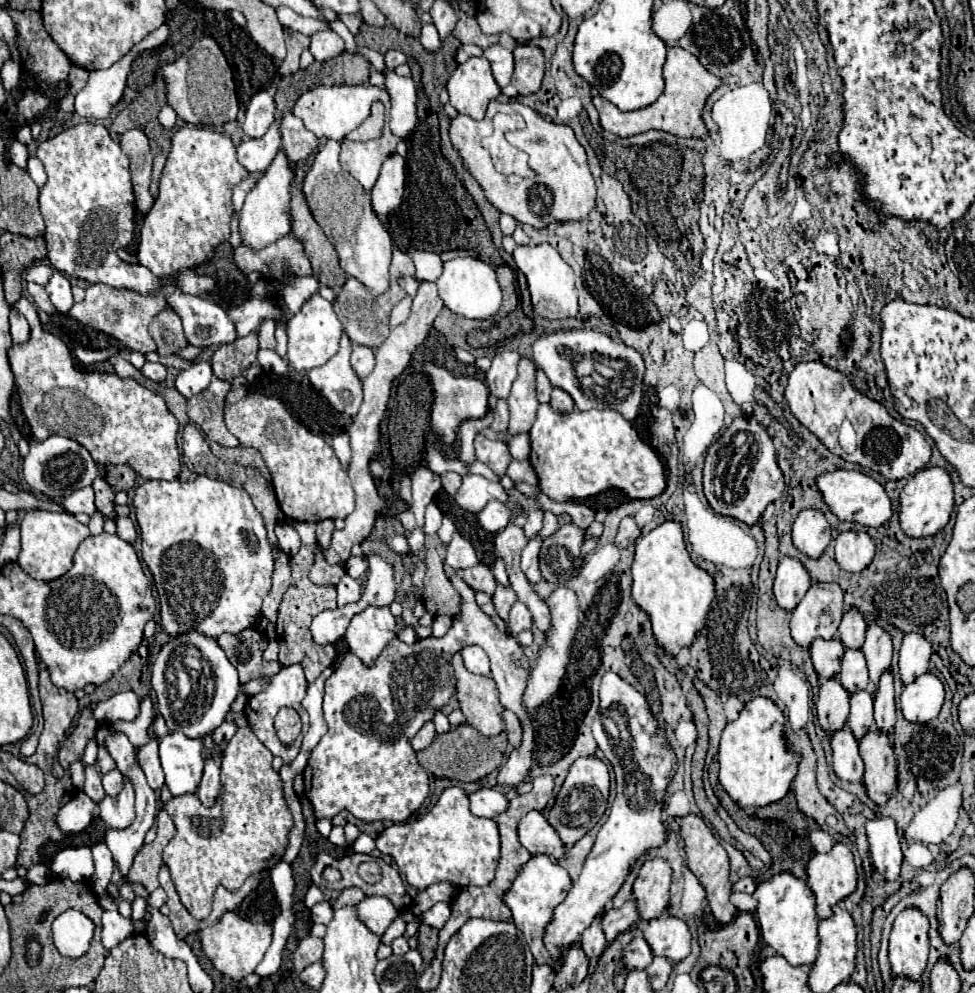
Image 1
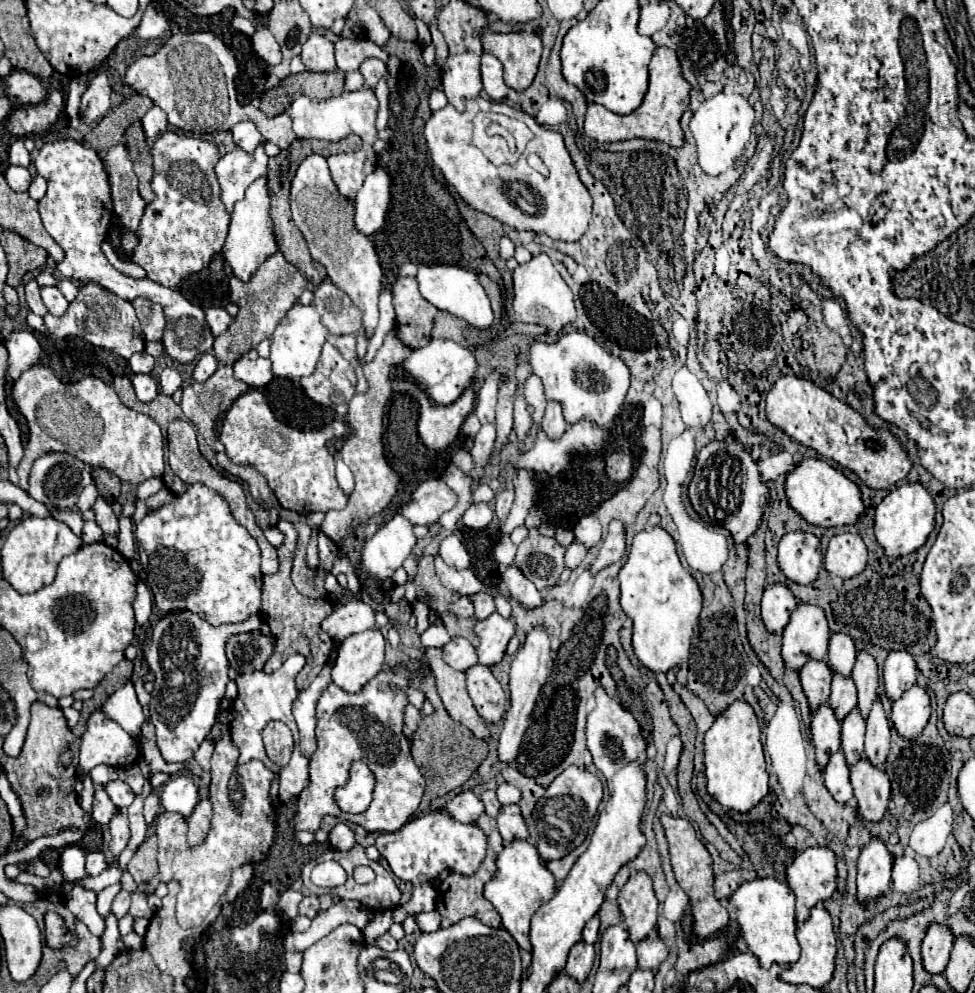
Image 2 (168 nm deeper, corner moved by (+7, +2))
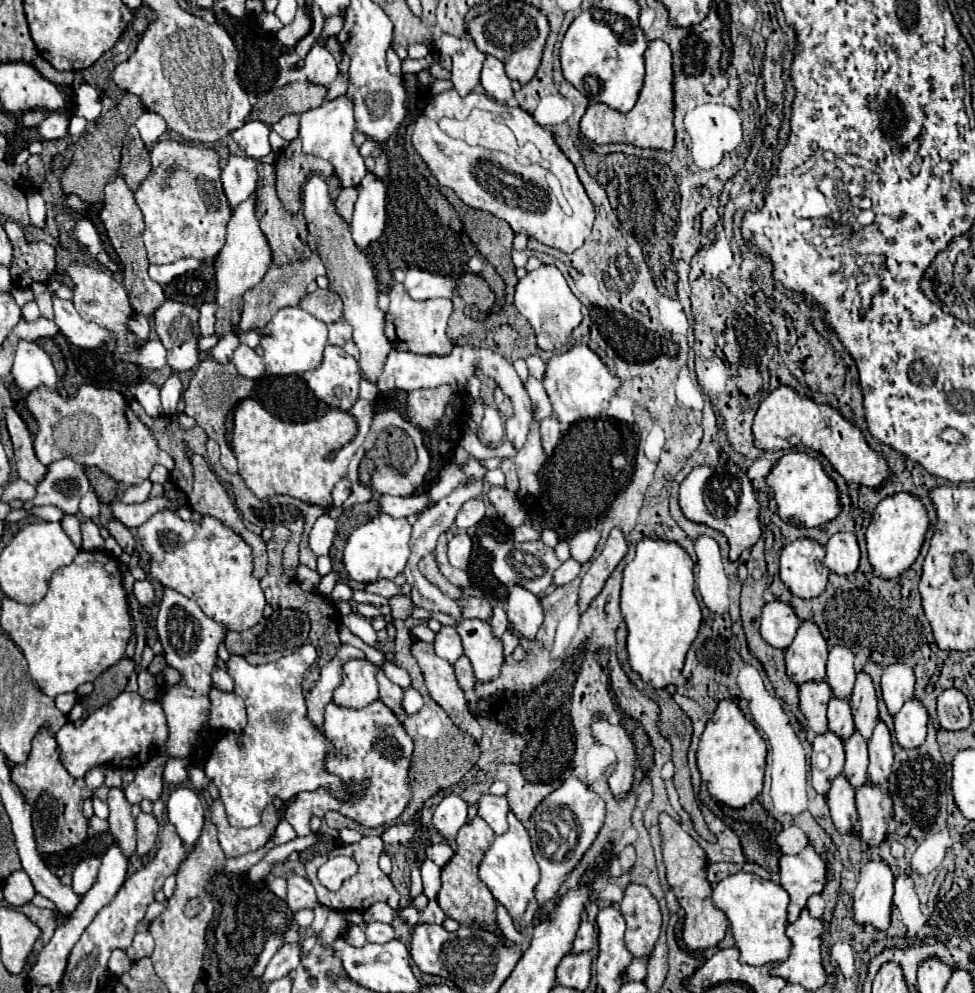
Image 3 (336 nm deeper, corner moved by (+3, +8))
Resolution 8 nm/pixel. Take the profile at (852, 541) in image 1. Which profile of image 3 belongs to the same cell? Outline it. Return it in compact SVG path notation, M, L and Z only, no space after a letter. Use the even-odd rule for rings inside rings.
M836 533L826 543L824 565L836 575L848 575L858 569L860 547L854 533Z

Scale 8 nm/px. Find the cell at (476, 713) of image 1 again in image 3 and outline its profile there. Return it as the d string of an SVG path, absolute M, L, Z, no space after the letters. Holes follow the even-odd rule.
M416 641L412 647L412 655L416 657L418 665L422 667L426 687L432 695L432 699L450 715L456 727L470 733L476 741L482 739L482 727L476 721L476 717L470 713L468 703L464 699L464 691L460 689L452 663L444 661L434 653L430 643Z

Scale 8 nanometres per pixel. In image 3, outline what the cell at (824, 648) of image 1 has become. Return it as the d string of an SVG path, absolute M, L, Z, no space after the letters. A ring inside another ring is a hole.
M806 681L800 685L800 711L808 719L808 729L812 733L824 733L828 729L826 709L832 689L826 681Z

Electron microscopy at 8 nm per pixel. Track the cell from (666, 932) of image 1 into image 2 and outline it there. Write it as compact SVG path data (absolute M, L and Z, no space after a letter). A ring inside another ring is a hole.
M656 931L652 935L648 935L648 939L640 941L636 945L636 951L638 951L638 969L652 969L652 971L656 971L658 965L668 955L666 945L662 943L662 939L658 937Z

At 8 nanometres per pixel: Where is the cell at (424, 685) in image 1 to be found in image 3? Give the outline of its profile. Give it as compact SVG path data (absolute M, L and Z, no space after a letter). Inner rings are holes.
M380 699L372 701L372 705L366 705L364 709L344 709L342 705L328 703L322 733L342 753L342 757L334 757L328 761L330 771L344 777L344 781L368 777L370 787L354 793L352 801L348 803L338 801L326 789L318 789L314 793L300 793L284 813L284 819L296 829L298 837L310 833L312 815L324 817L324 813L330 809L350 817L352 821L364 827L380 827L400 817L400 813L408 807L412 799L408 773L410 773L412 749L414 749L412 739L404 731L400 719Z

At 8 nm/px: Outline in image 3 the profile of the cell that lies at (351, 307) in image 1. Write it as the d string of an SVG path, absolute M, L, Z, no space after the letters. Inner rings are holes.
M320 287L314 293L306 295L300 301L300 307L324 323L336 323L344 315L344 305L340 297L336 297L336 291L320 289Z

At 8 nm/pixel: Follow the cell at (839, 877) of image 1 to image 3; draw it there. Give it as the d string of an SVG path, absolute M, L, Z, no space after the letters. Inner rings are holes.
M806 845L798 855L782 855L780 859L780 885L790 895L788 923L800 917L800 911L806 907L806 901L814 893L822 893L826 885L826 863L824 859Z

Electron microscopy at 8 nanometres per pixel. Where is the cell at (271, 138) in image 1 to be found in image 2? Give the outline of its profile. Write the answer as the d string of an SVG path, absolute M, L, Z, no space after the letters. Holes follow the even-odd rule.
M262 145L252 155L234 149L216 163L216 177L222 187L222 203L230 213L234 203L244 199L244 193L250 187L250 183L266 175L266 165L268 155L264 153Z

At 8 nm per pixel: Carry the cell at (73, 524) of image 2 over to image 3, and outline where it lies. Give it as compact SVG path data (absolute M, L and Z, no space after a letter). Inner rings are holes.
M86 519L82 523L82 549L84 551L94 551L94 549L102 549L104 547L104 539L98 533L98 527Z

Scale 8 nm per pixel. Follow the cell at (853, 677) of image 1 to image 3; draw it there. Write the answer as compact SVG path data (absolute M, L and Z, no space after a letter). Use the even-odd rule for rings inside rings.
M832 697L828 703L828 729L834 731L840 739L848 739L854 733L850 699L840 701L840 697Z

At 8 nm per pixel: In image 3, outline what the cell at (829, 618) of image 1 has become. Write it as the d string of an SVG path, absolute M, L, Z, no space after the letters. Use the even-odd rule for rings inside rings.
M804 621L798 627L796 637L784 649L786 657L786 671L794 683L804 683L810 679L826 679L826 661L828 661L828 647L826 641L812 625L812 621Z

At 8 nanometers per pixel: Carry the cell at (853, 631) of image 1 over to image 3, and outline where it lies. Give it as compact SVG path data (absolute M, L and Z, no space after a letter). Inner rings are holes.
M834 645L830 649L826 665L826 681L832 687L836 697L848 699L852 695L856 671L854 671L854 653L844 645Z

